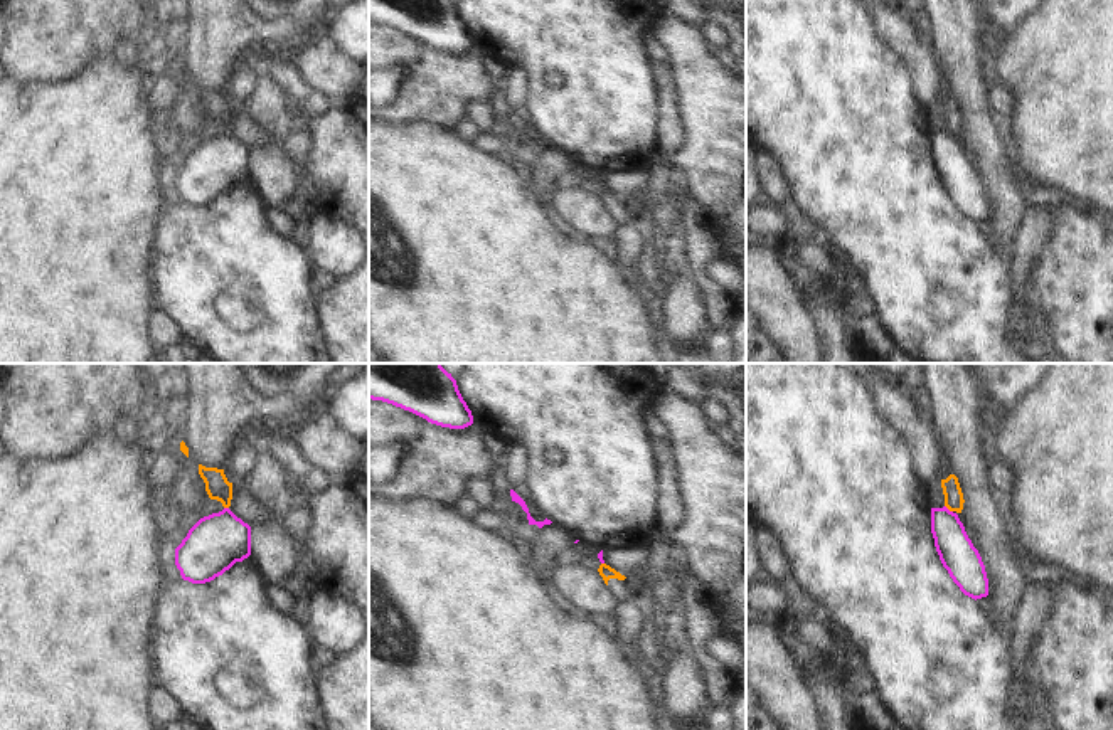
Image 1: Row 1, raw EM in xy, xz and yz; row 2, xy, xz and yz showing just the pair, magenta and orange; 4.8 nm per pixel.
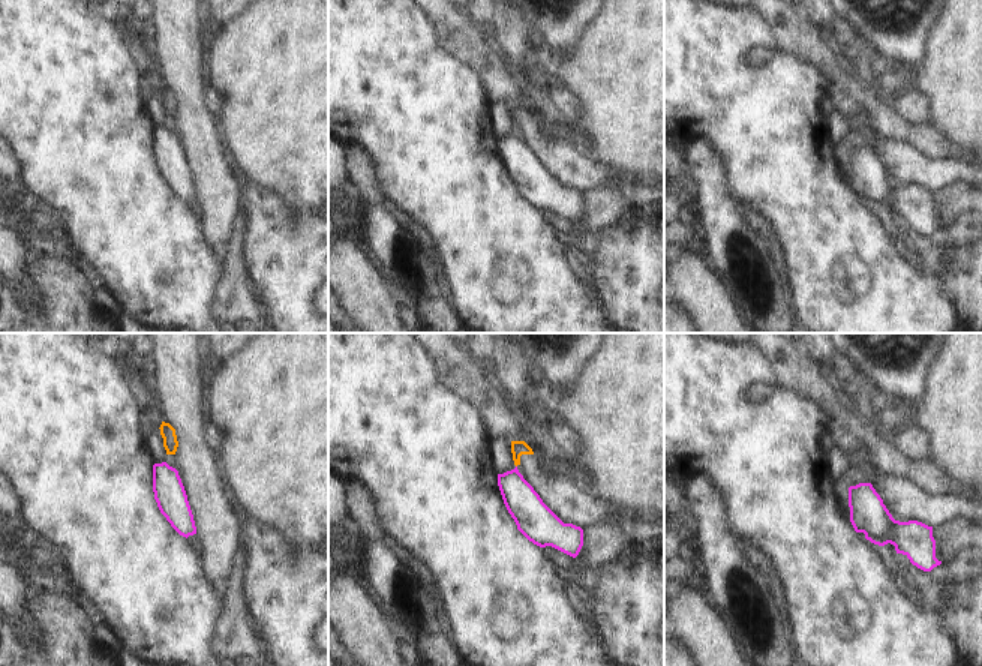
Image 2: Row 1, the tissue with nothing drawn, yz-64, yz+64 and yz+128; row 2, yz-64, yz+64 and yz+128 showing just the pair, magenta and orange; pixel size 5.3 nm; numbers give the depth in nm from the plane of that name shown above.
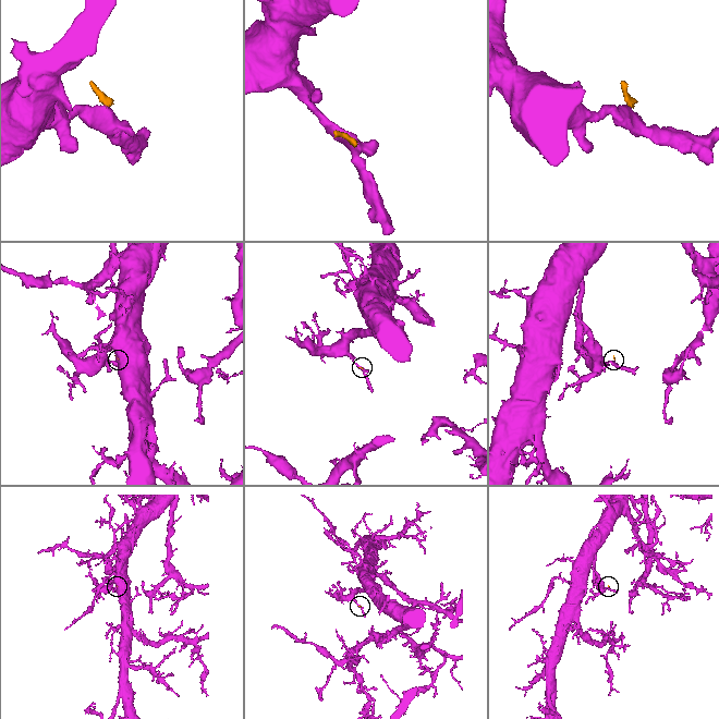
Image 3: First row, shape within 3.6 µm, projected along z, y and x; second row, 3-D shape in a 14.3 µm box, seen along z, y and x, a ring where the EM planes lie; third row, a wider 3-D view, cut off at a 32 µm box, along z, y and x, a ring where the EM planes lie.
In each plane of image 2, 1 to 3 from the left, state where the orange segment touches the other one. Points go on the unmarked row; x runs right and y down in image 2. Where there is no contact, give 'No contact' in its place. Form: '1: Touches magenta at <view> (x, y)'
1: No contact
2: No contact
3: No contact.

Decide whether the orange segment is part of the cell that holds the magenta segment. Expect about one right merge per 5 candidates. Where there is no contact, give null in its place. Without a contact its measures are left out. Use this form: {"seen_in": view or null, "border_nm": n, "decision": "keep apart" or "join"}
{"seen_in": "yz", "border_nm": 50, "decision": "keep apart"}

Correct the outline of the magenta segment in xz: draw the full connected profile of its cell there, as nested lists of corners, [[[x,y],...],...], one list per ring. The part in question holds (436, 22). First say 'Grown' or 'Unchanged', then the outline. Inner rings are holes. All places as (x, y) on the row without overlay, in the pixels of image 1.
Unchanged. [[[369,0],[369,22],[392,27],[441,50],[465,52],[473,47],[453,0]]]

